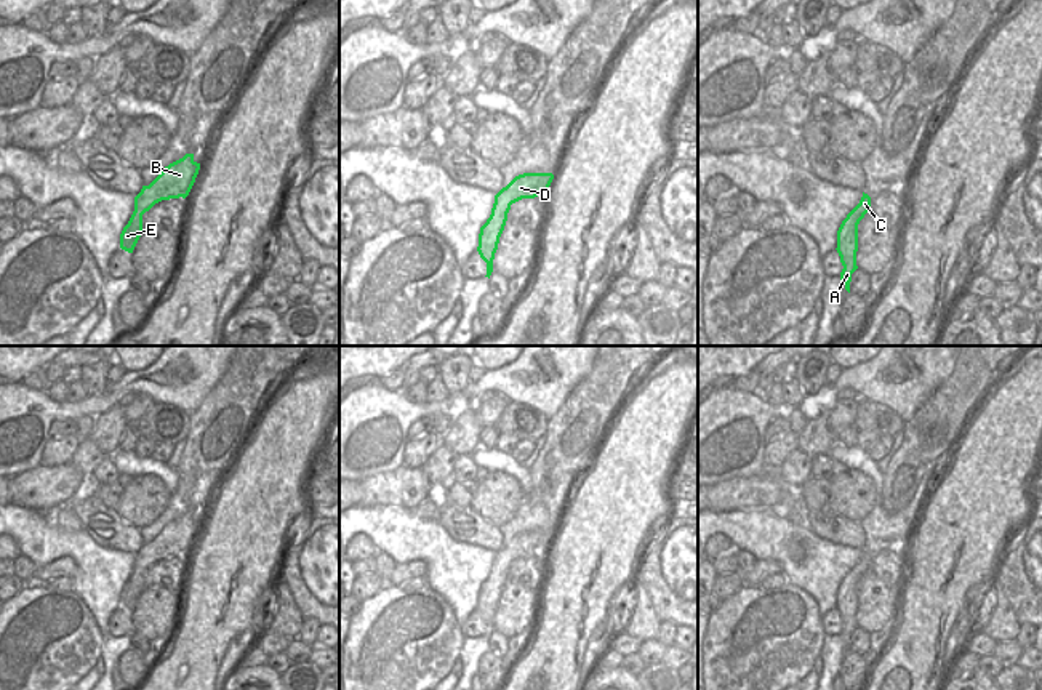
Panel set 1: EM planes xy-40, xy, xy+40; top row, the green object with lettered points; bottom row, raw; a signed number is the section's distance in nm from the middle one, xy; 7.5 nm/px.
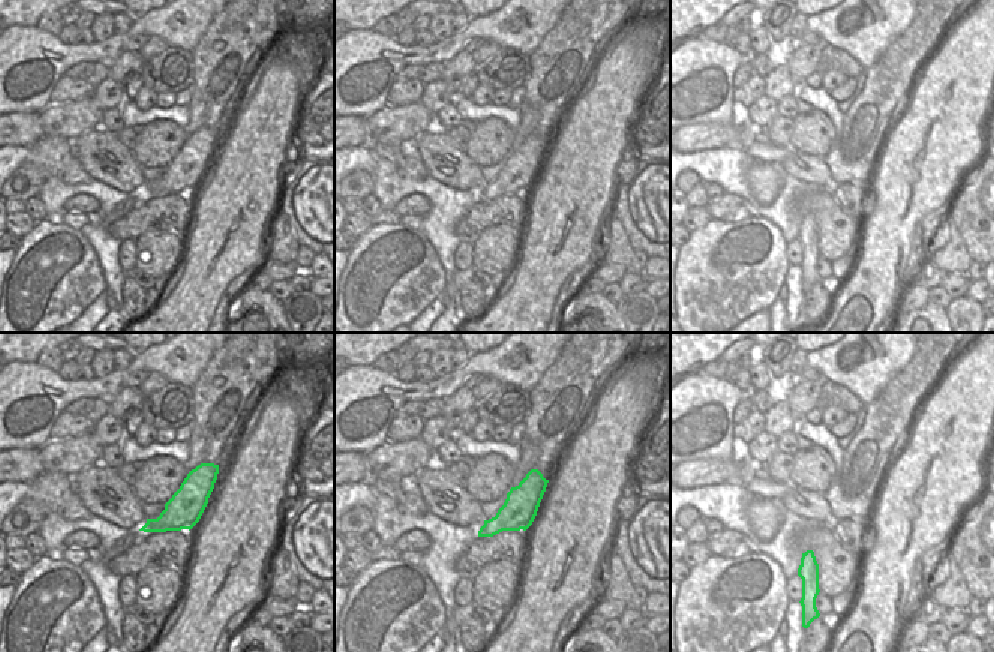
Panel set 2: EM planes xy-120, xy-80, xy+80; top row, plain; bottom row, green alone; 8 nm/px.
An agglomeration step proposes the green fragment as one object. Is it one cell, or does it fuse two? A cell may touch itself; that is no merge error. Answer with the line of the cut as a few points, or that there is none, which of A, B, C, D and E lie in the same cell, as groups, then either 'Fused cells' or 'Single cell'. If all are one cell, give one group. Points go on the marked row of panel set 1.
No split. Groups: A B C D E. Single cell

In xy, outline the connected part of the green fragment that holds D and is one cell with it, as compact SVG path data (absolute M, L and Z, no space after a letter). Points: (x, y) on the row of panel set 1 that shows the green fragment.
M523 173L515 176L506 187L495 195L491 215L480 227L477 251L487 263L487 275L493 272L493 259L499 237L504 231L511 205L522 199L535 199L546 194L554 179L552 173Z

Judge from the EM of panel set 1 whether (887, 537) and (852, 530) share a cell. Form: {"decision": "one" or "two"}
{"decision": "two"}

